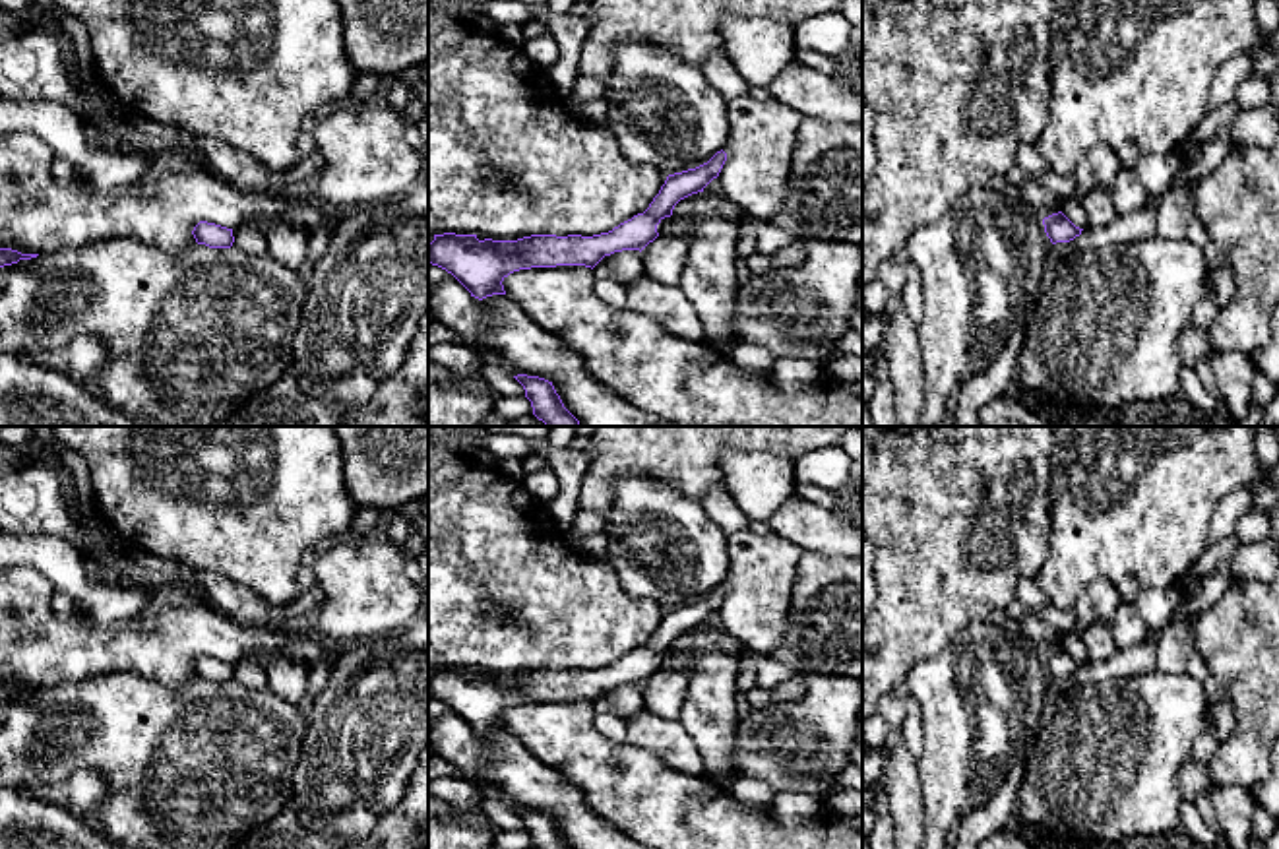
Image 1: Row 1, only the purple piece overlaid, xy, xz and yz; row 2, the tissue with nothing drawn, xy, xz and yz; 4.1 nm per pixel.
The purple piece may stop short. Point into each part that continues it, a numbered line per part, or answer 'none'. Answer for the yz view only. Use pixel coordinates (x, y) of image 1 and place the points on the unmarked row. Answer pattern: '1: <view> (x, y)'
none

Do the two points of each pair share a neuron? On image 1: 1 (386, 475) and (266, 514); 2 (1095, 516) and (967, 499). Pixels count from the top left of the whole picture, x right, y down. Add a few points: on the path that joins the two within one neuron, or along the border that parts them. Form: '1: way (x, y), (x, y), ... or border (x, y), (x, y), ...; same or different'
1: border (338, 446), (343, 489), (359, 506); different
2: border (1053, 464), (1053, 520), (1049, 551), (1045, 555); different

